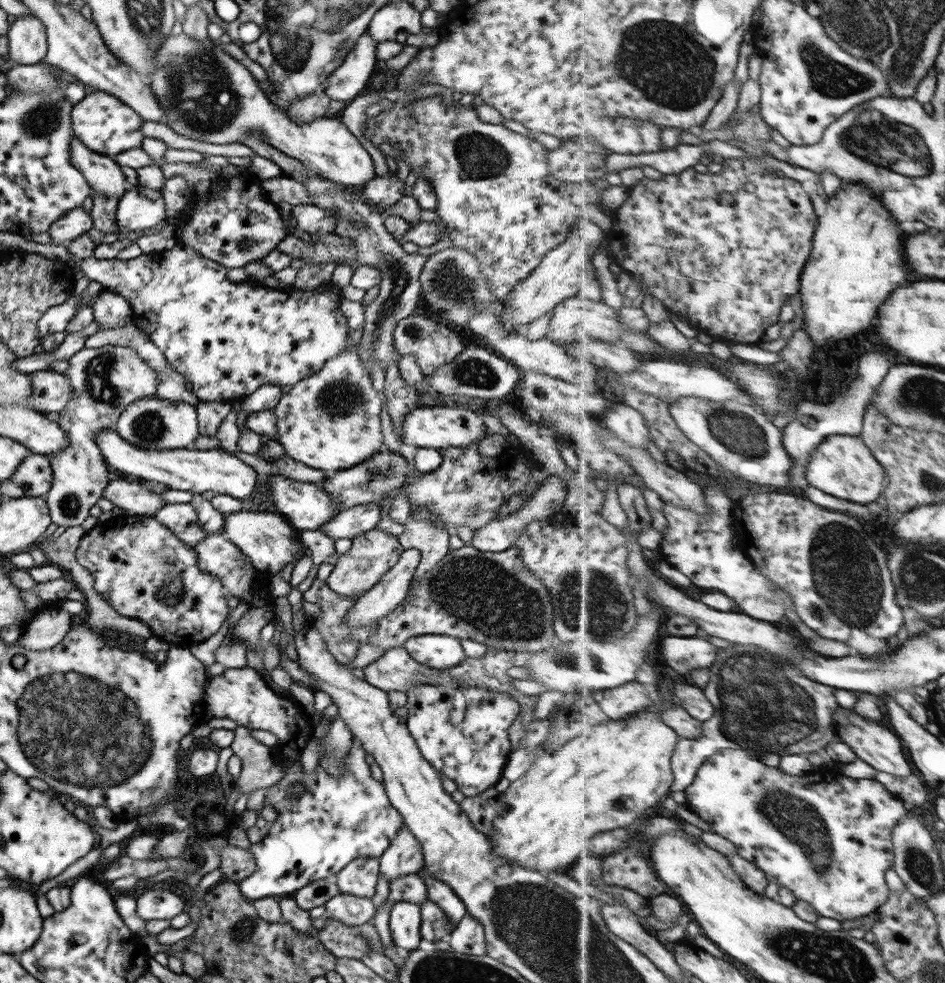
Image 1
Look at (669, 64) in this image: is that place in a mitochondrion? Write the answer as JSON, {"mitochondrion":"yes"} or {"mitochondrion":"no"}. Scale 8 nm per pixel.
{"mitochondrion":"yes"}

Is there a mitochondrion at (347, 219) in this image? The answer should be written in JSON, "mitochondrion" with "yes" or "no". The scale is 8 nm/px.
{"mitochondrion":"yes"}

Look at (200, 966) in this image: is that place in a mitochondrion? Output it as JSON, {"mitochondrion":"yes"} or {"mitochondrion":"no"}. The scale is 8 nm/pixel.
{"mitochondrion":"no"}

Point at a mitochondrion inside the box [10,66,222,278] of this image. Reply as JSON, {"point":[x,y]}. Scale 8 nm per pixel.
{"point":[40,121]}

